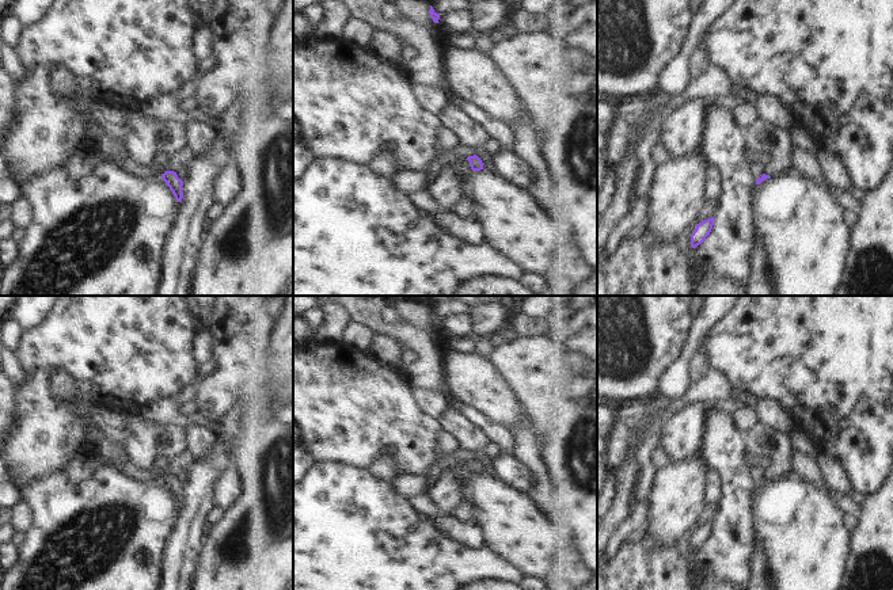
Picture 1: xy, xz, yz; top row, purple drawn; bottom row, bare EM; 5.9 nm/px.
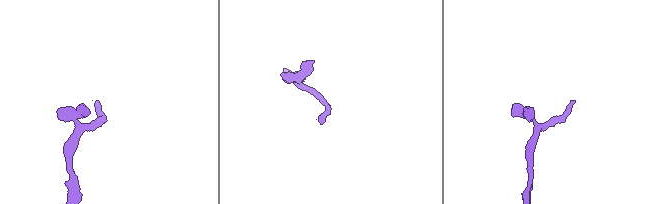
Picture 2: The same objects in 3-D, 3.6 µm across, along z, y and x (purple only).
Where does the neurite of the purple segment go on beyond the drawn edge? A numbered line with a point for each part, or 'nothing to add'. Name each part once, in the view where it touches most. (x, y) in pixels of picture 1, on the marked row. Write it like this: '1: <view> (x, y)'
1: xz (445, 189)

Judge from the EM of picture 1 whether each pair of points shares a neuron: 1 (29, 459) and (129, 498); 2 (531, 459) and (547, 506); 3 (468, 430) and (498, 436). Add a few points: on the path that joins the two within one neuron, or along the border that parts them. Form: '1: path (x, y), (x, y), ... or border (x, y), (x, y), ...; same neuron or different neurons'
1: border (64, 465), (29, 482); different neurons
2: path (539, 471), (542, 494); same neuron
3: border (458, 411), (471, 421), (489, 442); different neurons

